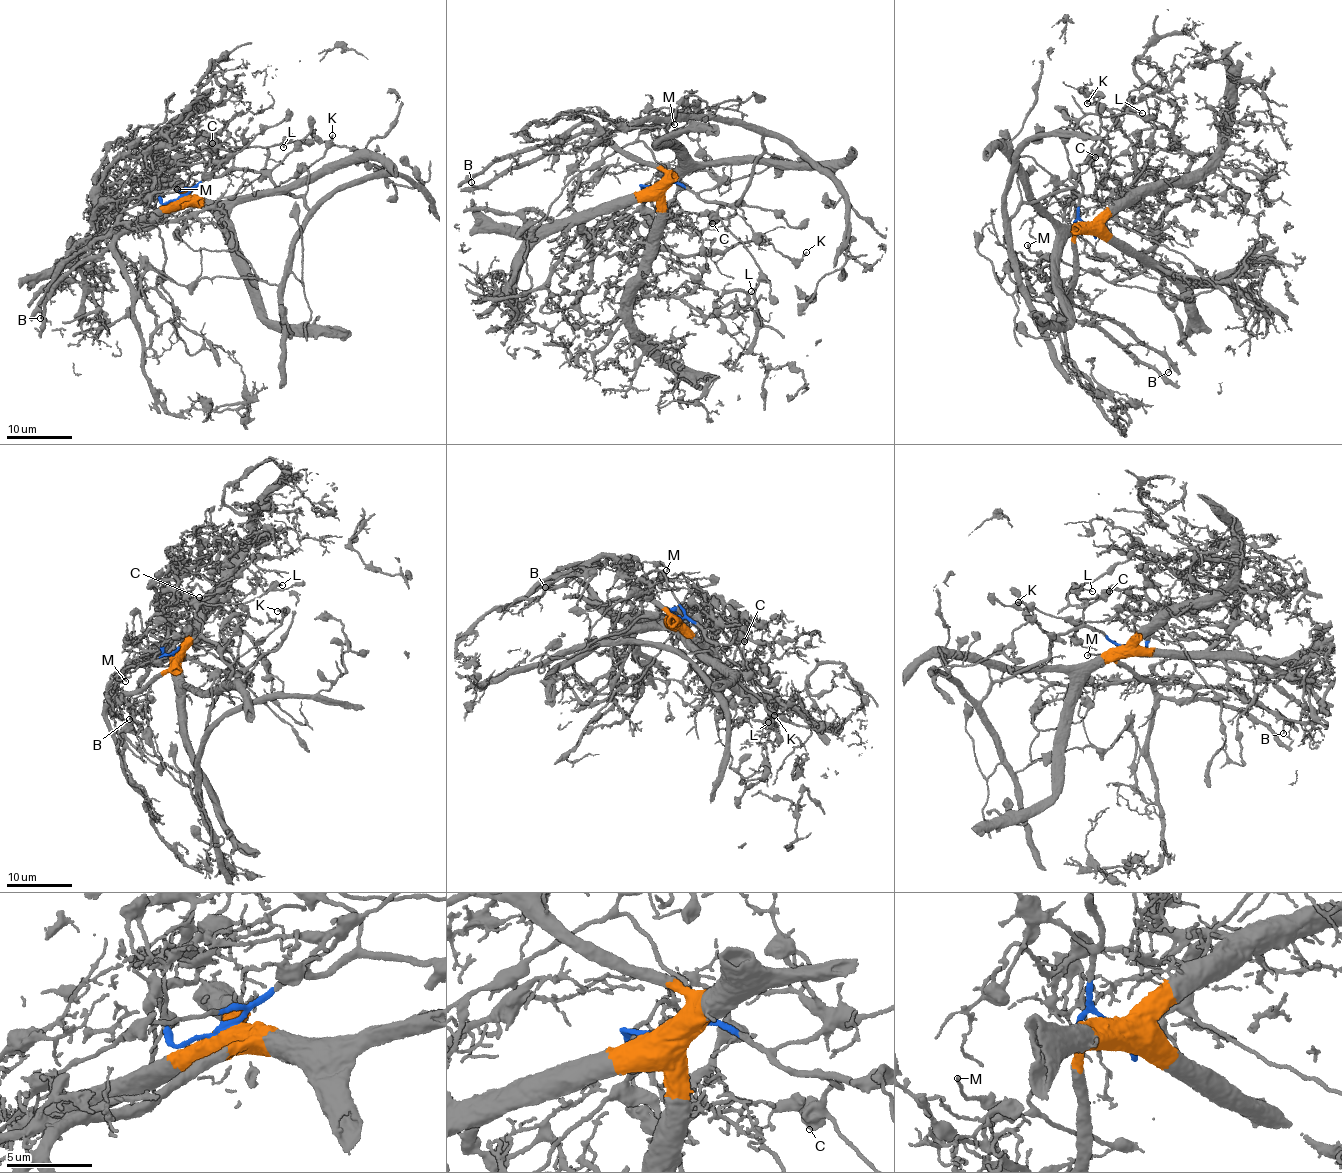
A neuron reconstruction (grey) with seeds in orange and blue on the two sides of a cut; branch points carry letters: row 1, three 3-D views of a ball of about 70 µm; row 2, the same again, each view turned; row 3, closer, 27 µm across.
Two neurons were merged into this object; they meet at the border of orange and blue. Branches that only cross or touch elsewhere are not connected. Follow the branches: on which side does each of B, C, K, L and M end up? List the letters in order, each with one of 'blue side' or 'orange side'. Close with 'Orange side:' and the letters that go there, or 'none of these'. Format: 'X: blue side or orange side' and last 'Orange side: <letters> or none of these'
B: orange side
C: blue side
K: blue side
L: blue side
M: blue side
Orange side: B

